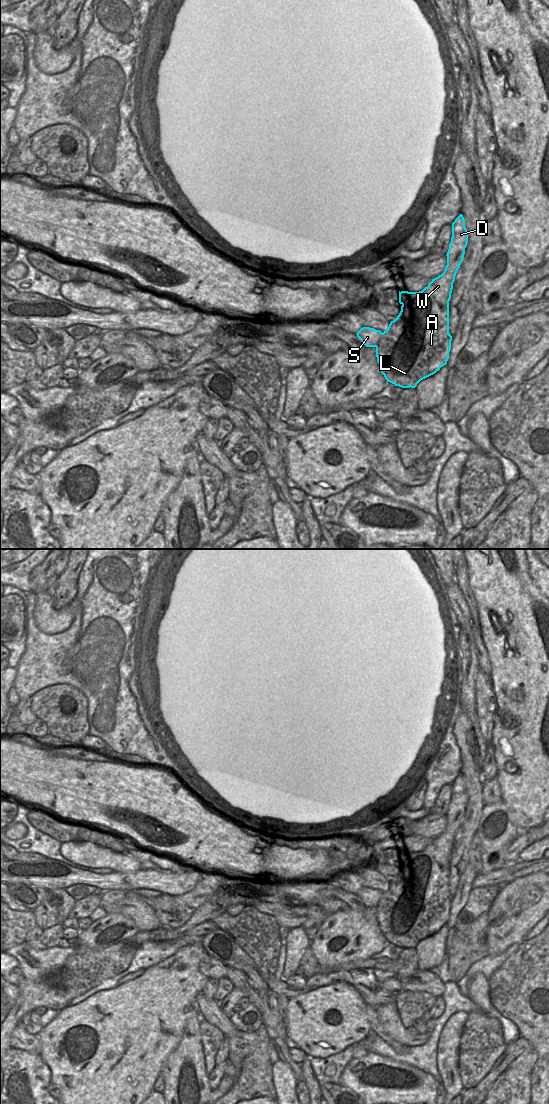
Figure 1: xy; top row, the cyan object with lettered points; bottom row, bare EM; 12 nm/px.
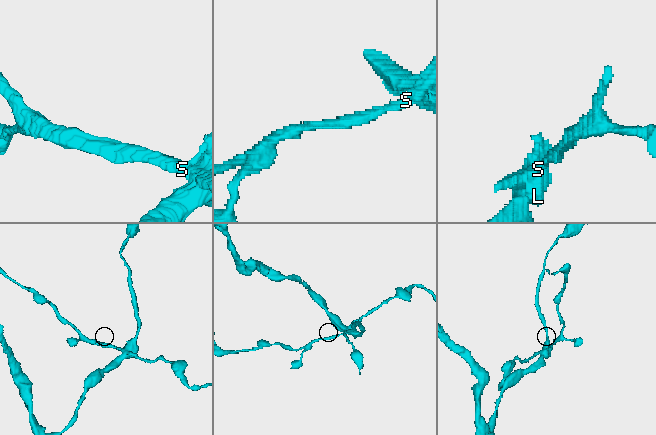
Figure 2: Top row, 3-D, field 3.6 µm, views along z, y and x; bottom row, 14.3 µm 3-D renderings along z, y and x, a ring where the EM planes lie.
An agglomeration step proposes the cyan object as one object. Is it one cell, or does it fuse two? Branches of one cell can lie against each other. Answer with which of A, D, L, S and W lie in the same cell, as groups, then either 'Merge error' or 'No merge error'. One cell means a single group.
Groups: A D L W / S. Merge error.

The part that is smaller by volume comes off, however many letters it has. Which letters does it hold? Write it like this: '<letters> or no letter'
S

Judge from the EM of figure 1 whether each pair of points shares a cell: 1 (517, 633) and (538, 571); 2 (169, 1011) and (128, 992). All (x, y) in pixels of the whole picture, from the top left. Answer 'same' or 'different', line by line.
1: different
2: same

